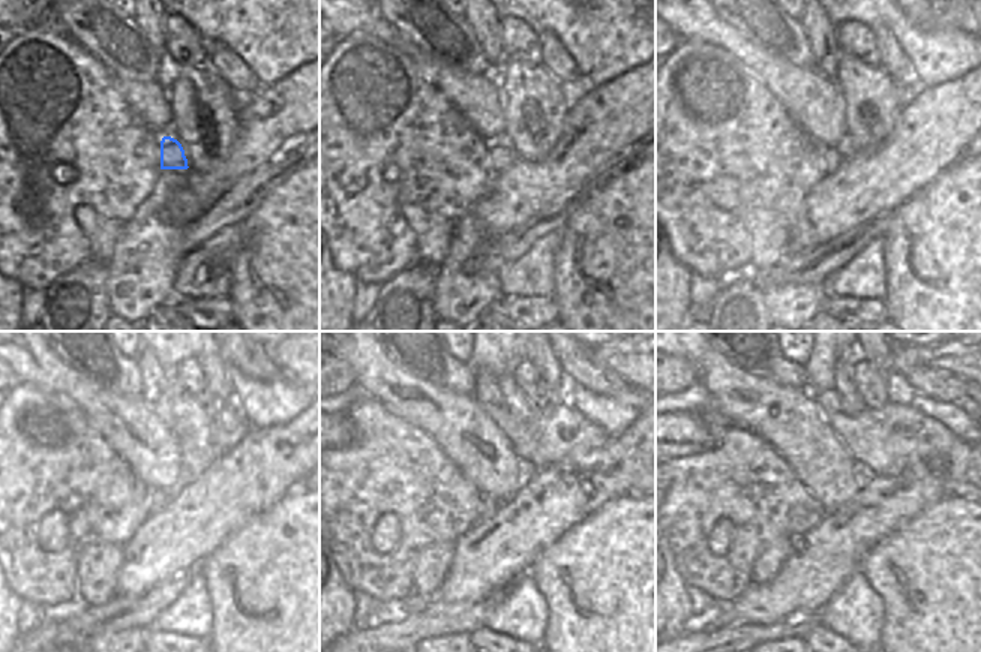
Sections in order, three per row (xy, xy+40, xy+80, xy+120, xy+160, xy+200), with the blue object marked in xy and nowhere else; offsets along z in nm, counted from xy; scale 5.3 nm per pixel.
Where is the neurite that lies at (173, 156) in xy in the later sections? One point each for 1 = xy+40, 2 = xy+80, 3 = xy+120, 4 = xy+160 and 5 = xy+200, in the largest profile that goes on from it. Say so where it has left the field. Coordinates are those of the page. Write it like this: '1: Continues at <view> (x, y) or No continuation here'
1: Continues at xy+40 (501, 155)
2: Continues at xy+80 (833, 158)
3: Continues at xy+120 (156, 498)
4: Continues at xy+160 (489, 505)
5: Continues at xy+200 (815, 517)

